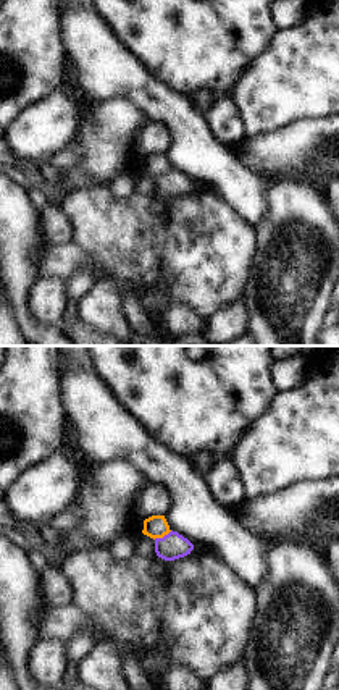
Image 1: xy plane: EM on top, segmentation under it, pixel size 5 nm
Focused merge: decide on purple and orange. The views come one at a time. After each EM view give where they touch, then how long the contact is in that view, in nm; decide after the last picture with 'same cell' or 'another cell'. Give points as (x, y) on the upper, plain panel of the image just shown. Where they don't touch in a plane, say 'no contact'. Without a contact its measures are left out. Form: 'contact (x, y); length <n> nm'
contact (163, 175); length 100 nm

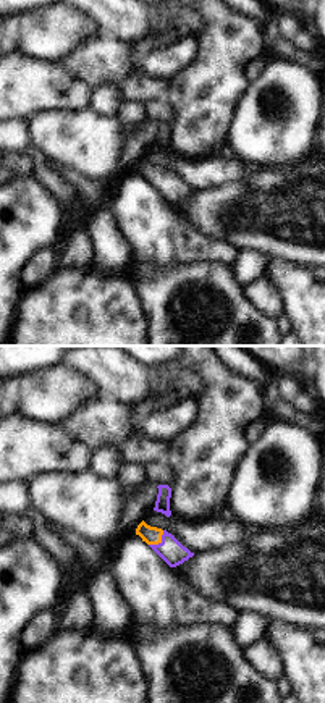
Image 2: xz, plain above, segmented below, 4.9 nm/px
contact (159, 181); length 110 nm

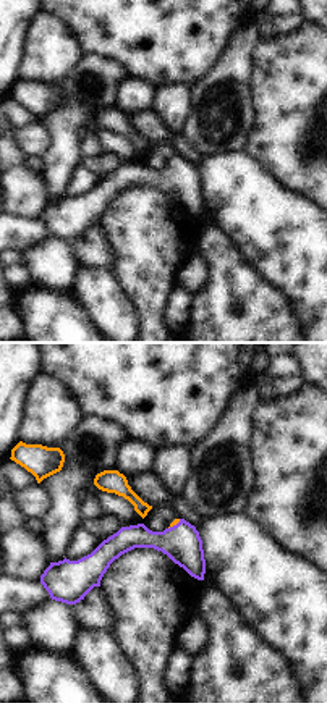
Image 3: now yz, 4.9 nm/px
contact (174, 164); length 80 nm

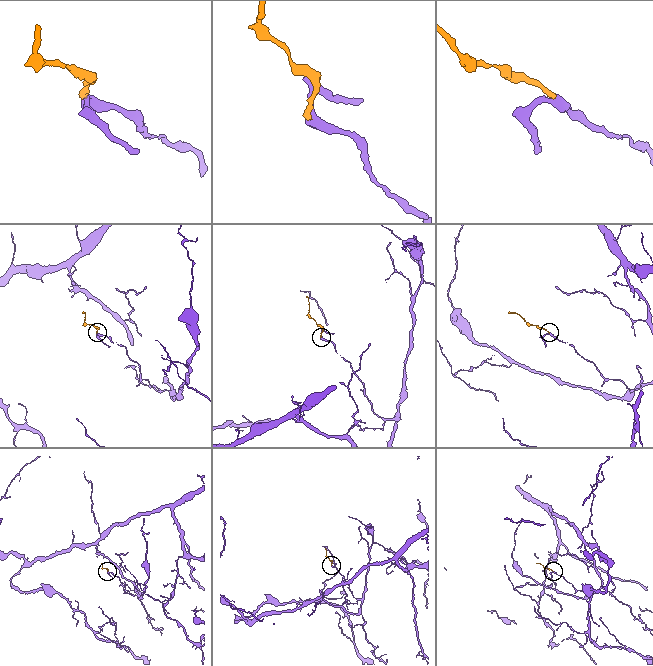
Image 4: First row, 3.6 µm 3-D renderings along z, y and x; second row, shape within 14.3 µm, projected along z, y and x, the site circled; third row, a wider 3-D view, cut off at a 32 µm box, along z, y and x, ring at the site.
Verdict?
same cell

